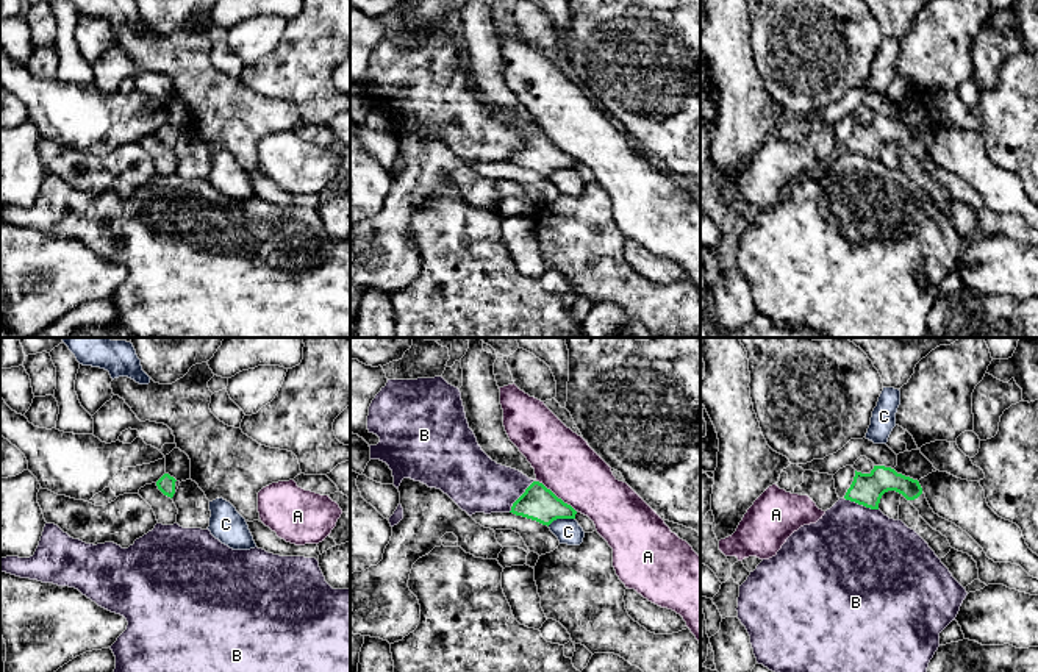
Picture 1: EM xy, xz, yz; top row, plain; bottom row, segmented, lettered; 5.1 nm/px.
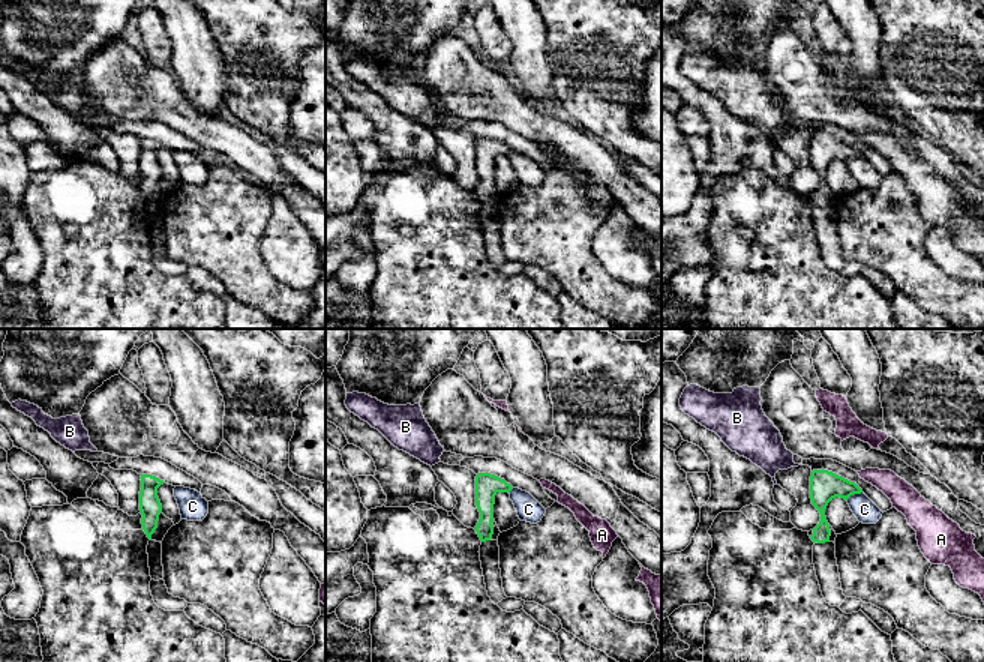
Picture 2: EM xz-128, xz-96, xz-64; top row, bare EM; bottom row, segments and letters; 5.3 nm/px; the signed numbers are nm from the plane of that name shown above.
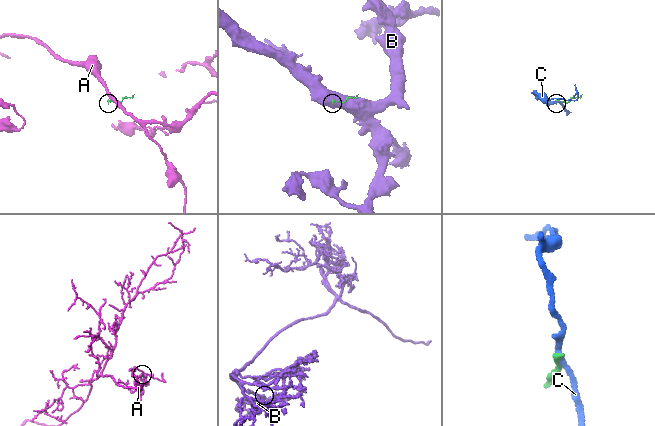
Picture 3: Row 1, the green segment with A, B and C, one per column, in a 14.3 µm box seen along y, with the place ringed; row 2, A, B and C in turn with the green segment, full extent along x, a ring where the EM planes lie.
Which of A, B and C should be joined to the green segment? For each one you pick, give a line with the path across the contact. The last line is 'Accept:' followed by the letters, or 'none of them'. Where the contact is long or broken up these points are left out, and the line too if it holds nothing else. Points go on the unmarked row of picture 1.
Accept: none of them

